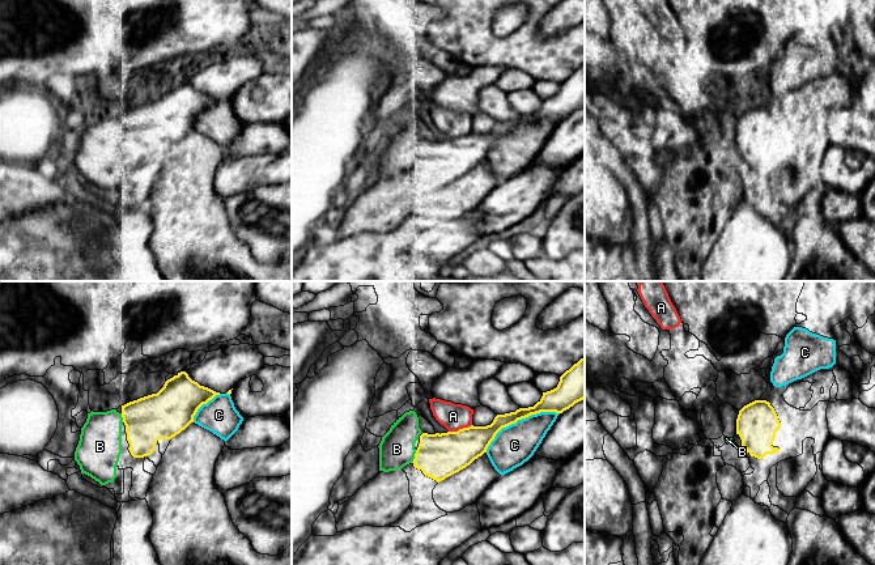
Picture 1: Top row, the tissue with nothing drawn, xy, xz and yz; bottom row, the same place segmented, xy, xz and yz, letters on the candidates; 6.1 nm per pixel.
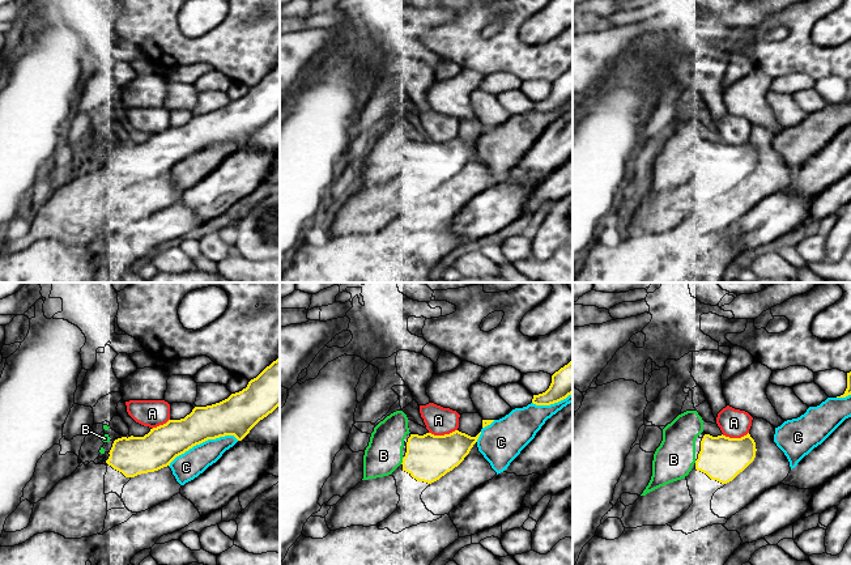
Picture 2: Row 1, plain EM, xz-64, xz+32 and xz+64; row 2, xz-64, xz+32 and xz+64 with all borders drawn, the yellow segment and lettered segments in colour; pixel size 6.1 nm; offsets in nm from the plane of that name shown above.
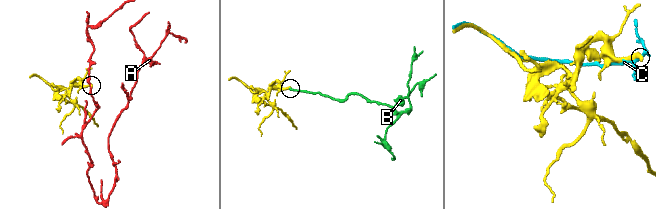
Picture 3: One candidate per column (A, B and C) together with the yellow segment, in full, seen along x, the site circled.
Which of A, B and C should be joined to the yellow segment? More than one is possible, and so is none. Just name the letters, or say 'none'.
B

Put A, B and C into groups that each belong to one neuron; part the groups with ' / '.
A / B / C

